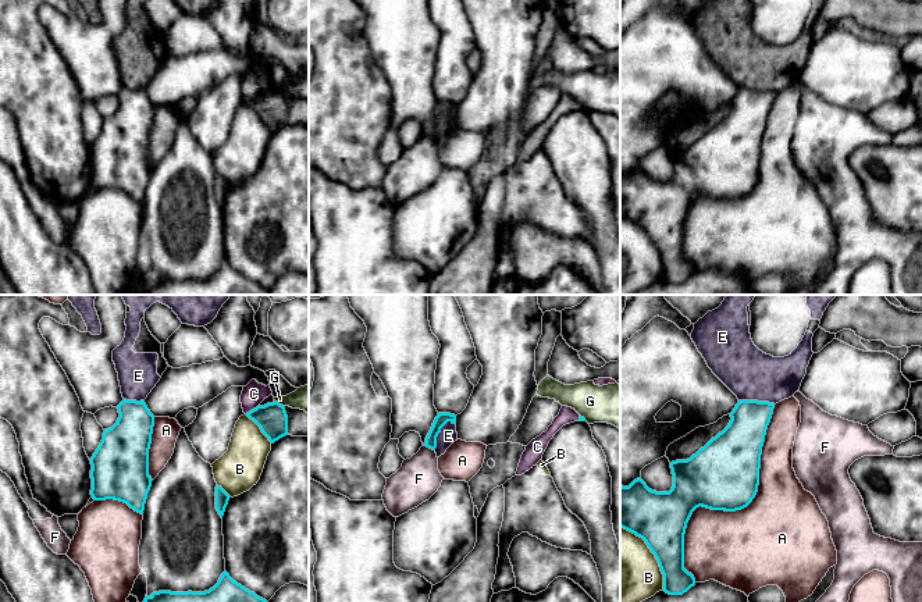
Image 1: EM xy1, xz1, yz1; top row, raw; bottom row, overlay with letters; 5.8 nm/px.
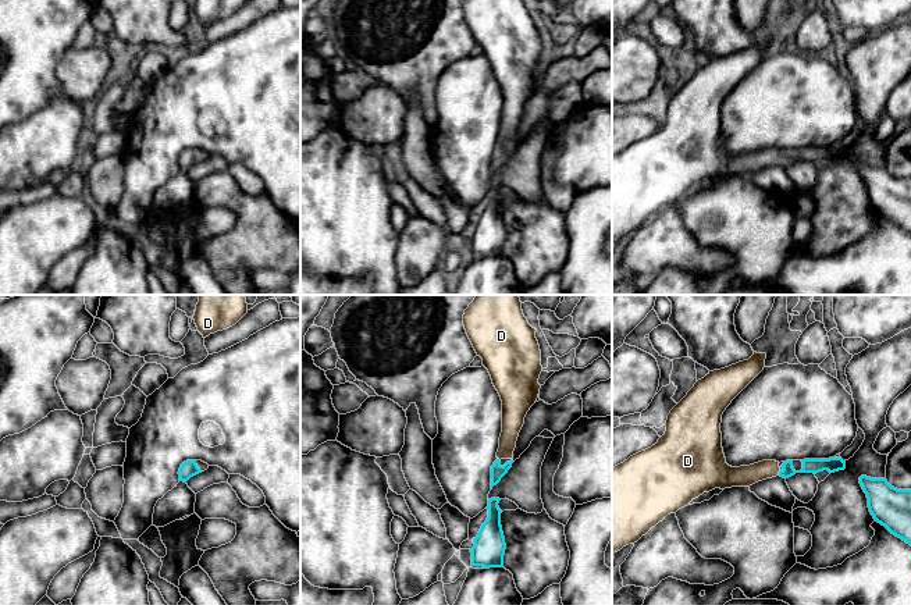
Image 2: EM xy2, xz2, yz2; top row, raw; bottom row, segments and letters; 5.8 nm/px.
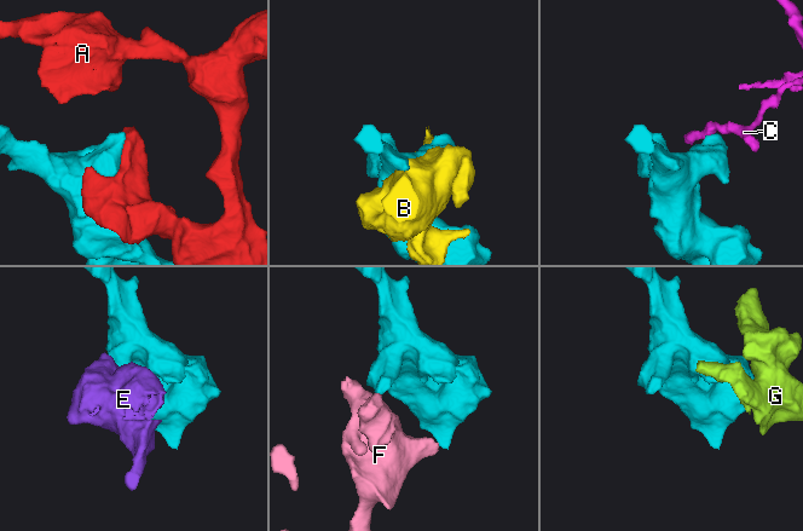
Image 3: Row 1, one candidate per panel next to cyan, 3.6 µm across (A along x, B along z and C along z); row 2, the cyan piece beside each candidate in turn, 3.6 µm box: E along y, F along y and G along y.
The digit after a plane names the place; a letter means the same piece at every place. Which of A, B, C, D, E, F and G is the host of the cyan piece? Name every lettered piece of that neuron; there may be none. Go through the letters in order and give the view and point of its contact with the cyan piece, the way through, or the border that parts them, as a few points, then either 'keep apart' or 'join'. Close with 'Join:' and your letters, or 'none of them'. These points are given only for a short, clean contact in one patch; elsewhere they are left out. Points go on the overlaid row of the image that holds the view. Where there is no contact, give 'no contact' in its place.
A: yz1 (734, 510) | keep apart
B: yz1 (652, 552) | keep apart
C: xy1 (251, 410) | along xy1 (257, 405), (245, 413) | keep apart
D: yz2 (779, 473) | across yz2 (814, 466), (799, 472), (779, 473), (755, 472), (744, 476) | join
E: xz1 (440, 431) | along xz1 (455, 423), (448, 421), (441, 428), (437, 445), (433, 449) | keep apart
F: xz1 (429, 446) | along xz1 (424, 445), (433, 451) | keep apart
G: xy1 (278, 403) | keep apart
Join: D

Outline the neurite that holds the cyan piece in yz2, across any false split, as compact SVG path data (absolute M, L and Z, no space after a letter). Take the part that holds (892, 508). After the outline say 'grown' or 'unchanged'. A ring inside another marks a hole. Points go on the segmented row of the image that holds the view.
M860 477L873 519L911 545L911 490L897 490L886 478Z | unchanged

